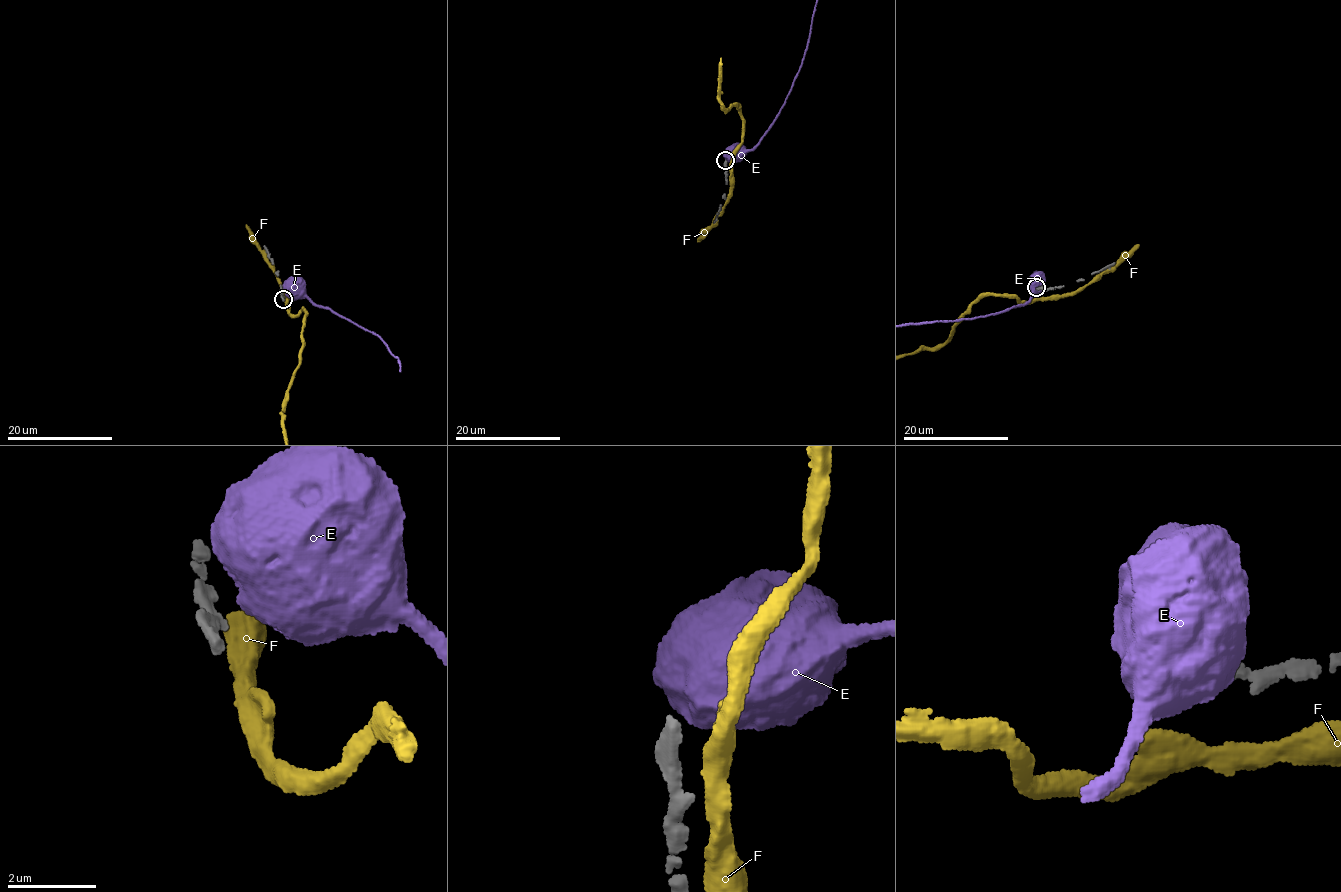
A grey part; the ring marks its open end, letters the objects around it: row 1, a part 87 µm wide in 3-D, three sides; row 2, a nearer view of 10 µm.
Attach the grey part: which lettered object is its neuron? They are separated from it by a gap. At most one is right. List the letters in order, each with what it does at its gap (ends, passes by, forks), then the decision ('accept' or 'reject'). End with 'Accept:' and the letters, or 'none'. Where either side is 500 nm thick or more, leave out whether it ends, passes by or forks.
E: reject
F: it passes by | reject
Accept: none

